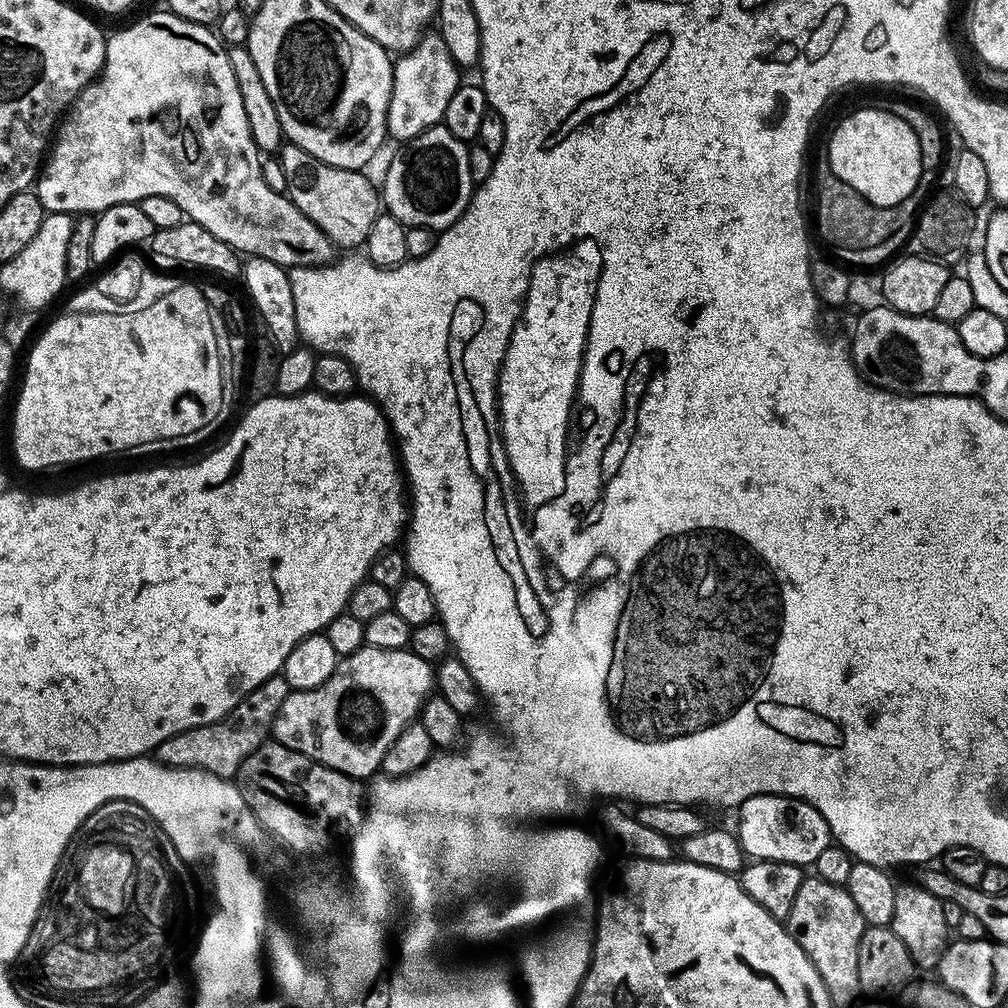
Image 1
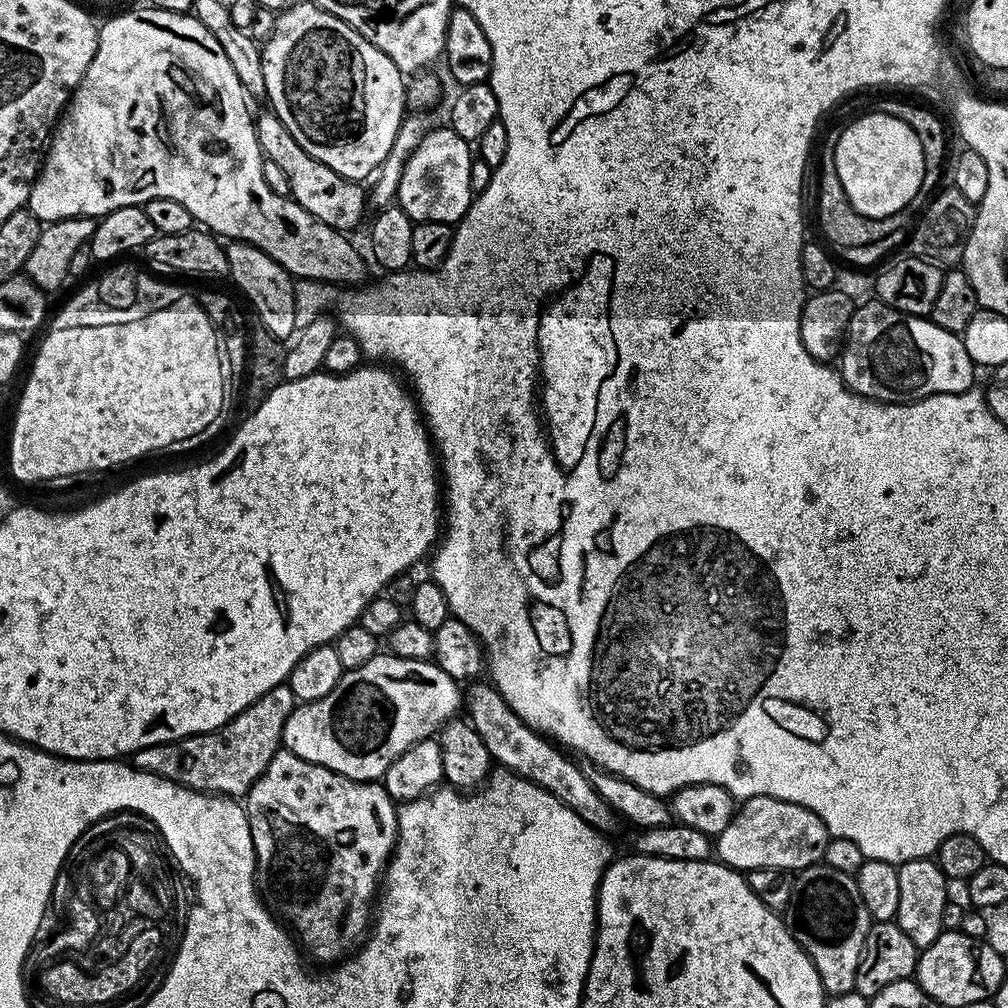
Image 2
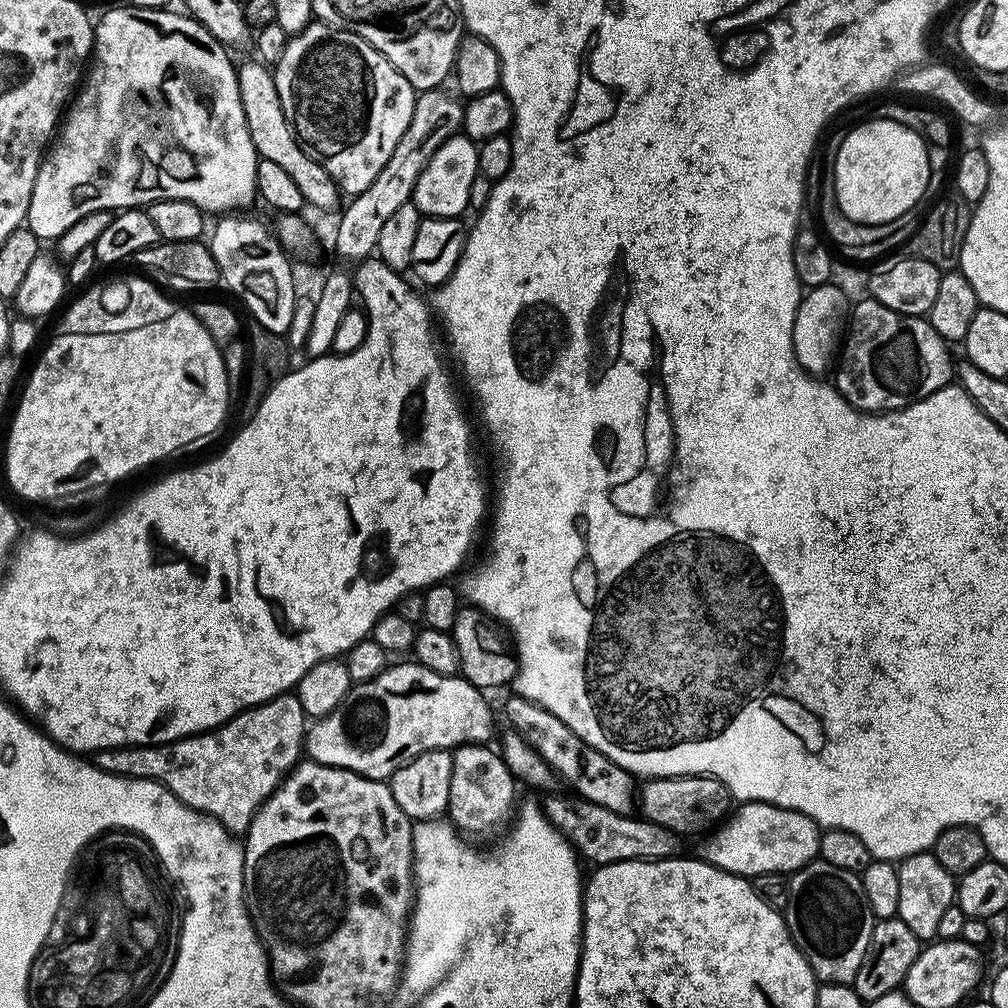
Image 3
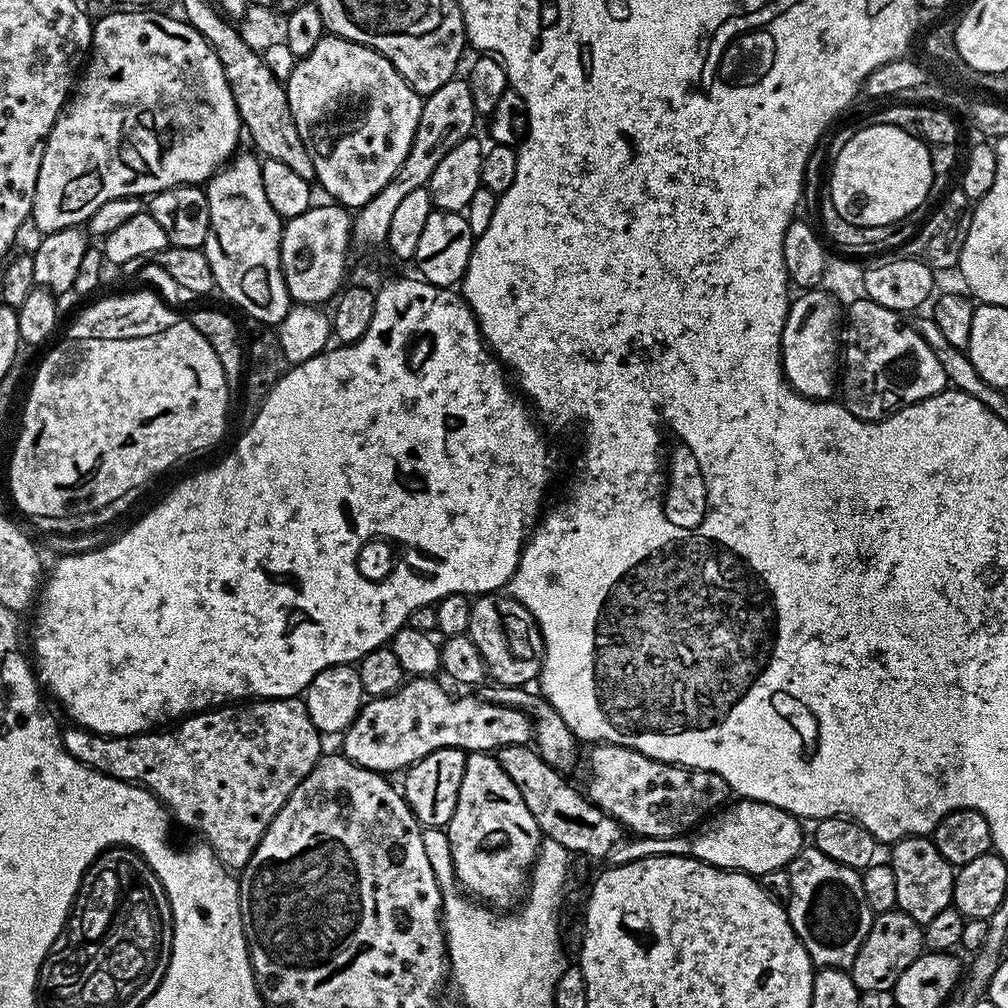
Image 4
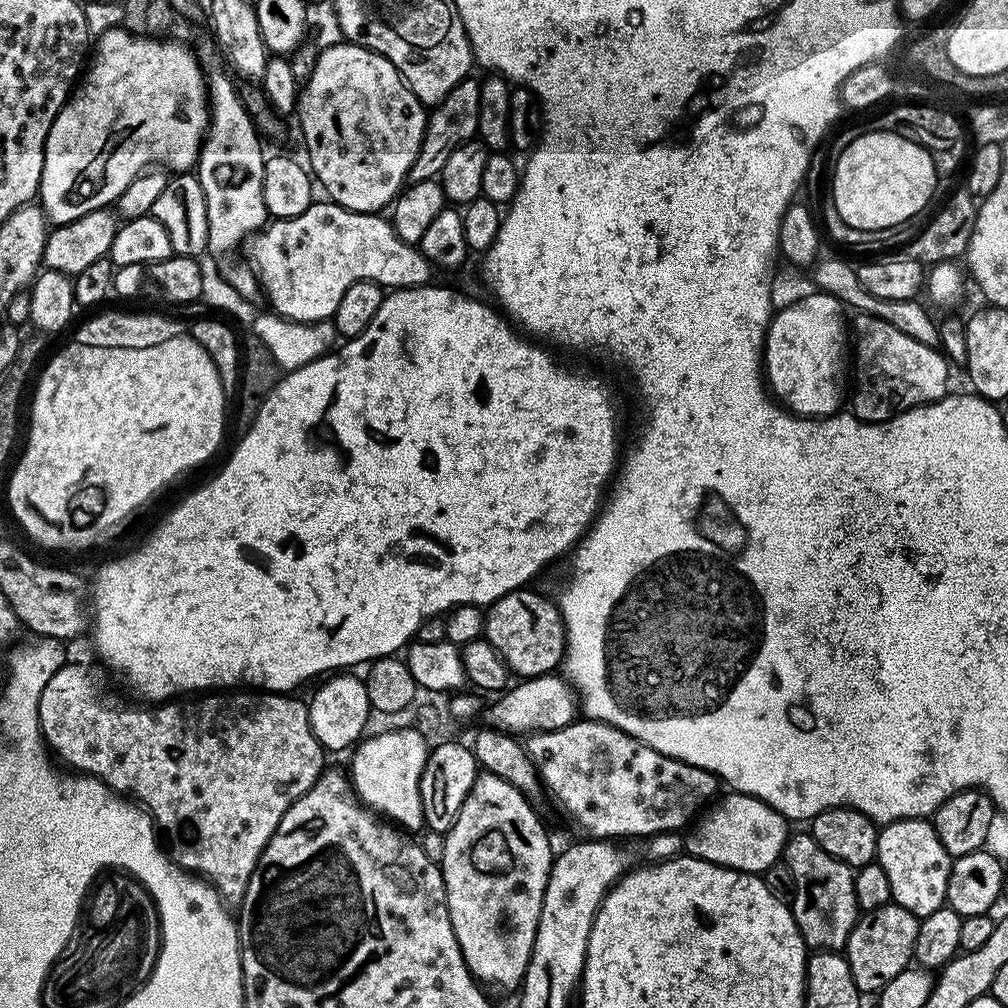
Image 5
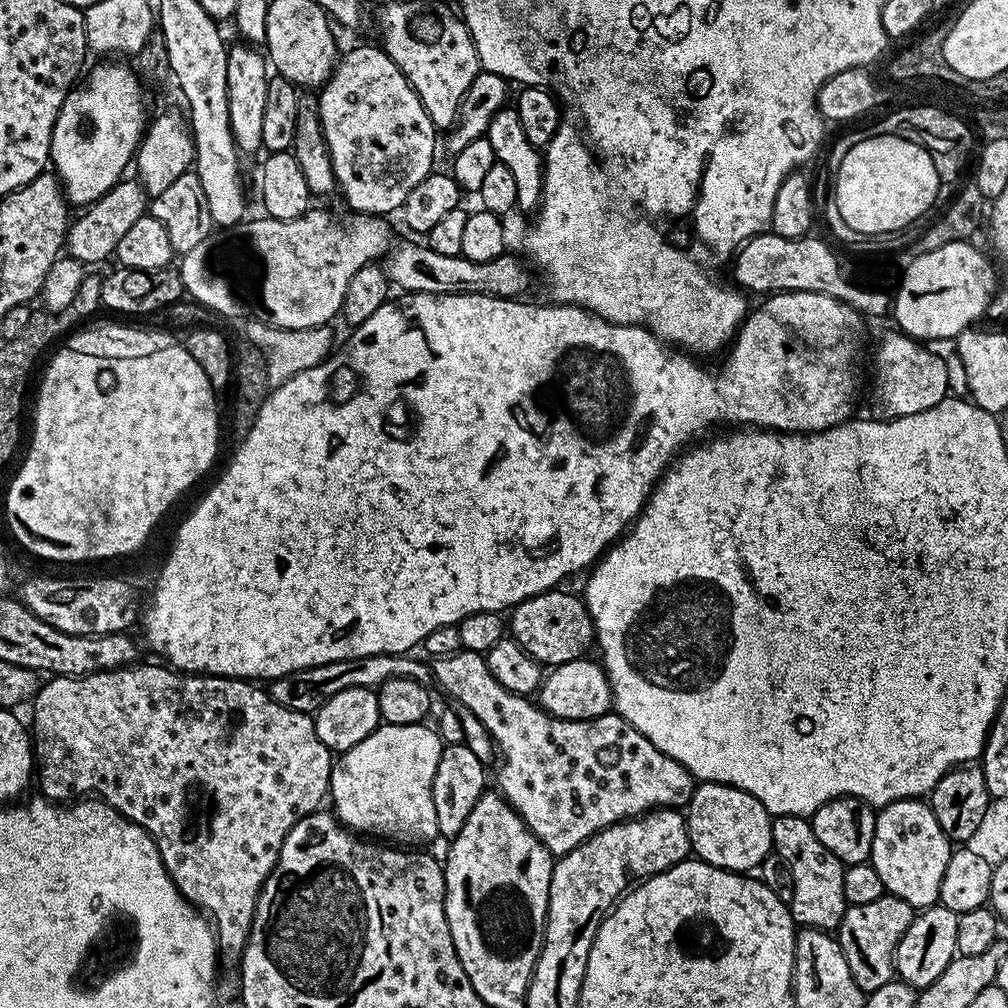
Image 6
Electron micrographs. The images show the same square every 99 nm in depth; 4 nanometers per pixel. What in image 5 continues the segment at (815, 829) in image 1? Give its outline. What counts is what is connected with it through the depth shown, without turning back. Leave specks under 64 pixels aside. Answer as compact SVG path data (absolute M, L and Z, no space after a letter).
M735 790L727 794L729 796L721 795L699 817L698 822L687 829L687 855L699 856L701 860L721 864L723 868L763 874L771 864L777 863L783 857L784 846L790 839L789 821L757 796L747 796L744 792Z

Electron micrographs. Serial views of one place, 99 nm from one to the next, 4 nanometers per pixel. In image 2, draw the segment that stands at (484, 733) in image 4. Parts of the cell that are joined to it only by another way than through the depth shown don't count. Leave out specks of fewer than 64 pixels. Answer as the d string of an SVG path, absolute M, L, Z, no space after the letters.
M377 654L370 662L362 662L362 666L343 672L338 686L334 686L326 698L297 703L290 718L286 718L282 744L287 751L298 754L298 758L306 758L306 762L326 766L326 770L334 770L351 780L376 782L386 774L394 758L410 750L410 746L435 737L461 708L461 685L432 660Z

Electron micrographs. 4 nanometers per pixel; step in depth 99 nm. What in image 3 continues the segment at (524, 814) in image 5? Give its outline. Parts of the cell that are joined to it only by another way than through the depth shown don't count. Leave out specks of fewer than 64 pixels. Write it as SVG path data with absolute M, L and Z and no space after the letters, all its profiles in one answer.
M461 744L452 752L450 798L447 815L461 833L472 836L492 836L513 815L517 807L517 781L499 751L488 744Z

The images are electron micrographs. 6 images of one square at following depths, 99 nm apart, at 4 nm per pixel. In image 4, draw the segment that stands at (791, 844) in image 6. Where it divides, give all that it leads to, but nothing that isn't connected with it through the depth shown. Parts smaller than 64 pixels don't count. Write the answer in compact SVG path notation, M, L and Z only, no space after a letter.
M815 846L801 848L787 870L792 893L786 911L794 934L802 942L813 965L817 969L851 969L854 958L858 958L858 950L862 950L862 942L866 942L866 934L870 934L874 915L862 890L860 872L826 858L826 854Z

